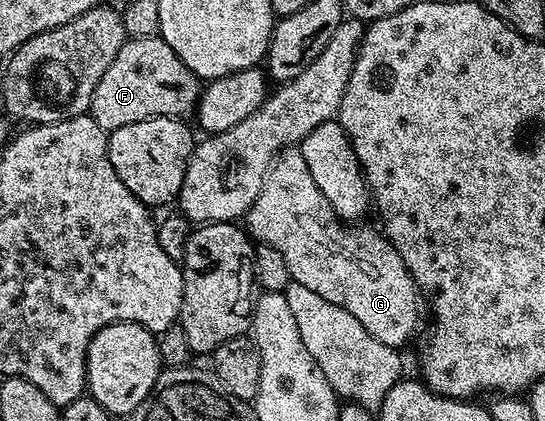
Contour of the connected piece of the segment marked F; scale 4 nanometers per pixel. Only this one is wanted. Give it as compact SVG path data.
M134 37L125 40L118 55L114 55L114 63L106 67L106 75L98 79L90 116L105 131L147 121L150 117L184 119L188 112L189 115L197 108L201 90L201 78L178 59L174 47L170 47L163 37Z

